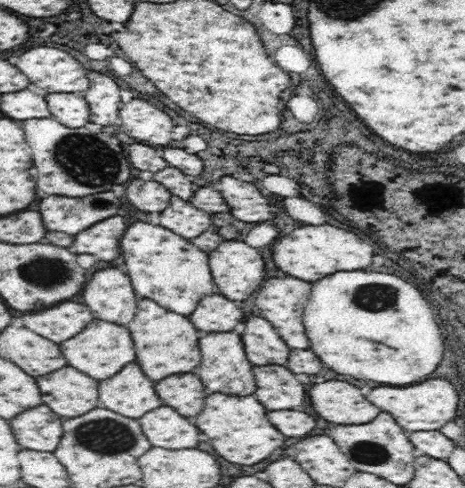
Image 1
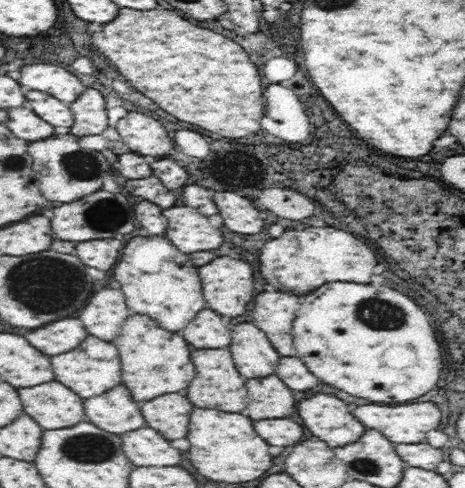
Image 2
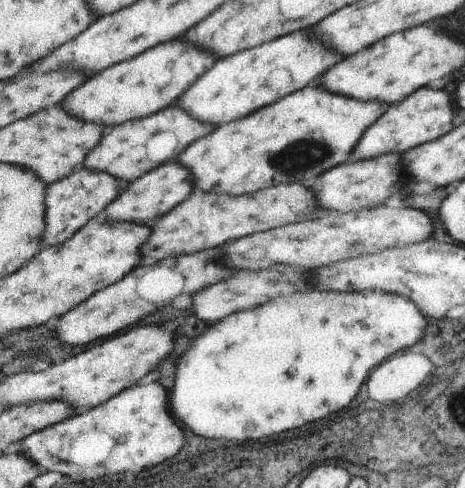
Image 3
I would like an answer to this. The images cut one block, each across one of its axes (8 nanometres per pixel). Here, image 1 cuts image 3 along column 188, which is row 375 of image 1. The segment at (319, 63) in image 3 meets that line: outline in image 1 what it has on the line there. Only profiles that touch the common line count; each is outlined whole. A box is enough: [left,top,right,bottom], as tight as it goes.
[60,320,136,382]

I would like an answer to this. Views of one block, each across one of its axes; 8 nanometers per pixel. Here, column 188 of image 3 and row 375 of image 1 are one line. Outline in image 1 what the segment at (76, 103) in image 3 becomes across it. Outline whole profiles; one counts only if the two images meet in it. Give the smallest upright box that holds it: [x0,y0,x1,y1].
[36,366,100,420]

